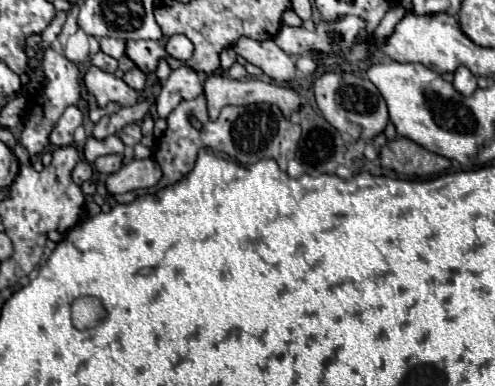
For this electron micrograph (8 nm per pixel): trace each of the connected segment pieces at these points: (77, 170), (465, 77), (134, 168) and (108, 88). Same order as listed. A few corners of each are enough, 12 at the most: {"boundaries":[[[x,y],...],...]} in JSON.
{"boundaries":[[[80,161],[72,171],[76,185],[90,181],[94,169],[88,161]],[[466,67],[454,71],[454,89],[462,95],[476,91],[476,77]],[[134,159],[106,179],[112,195],[154,187],[162,169]],[[88,69],[84,75],[88,93],[100,107],[110,101],[122,107],[140,97],[112,73]]]}

